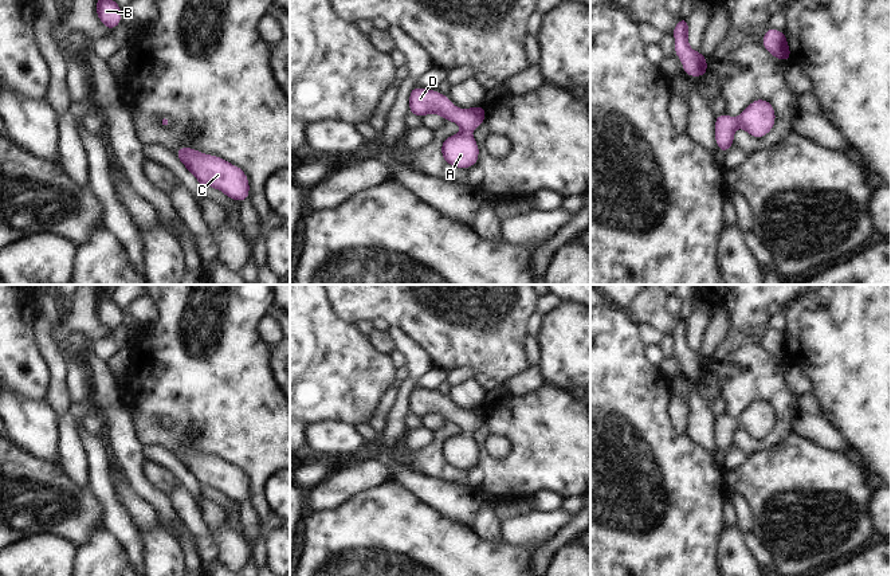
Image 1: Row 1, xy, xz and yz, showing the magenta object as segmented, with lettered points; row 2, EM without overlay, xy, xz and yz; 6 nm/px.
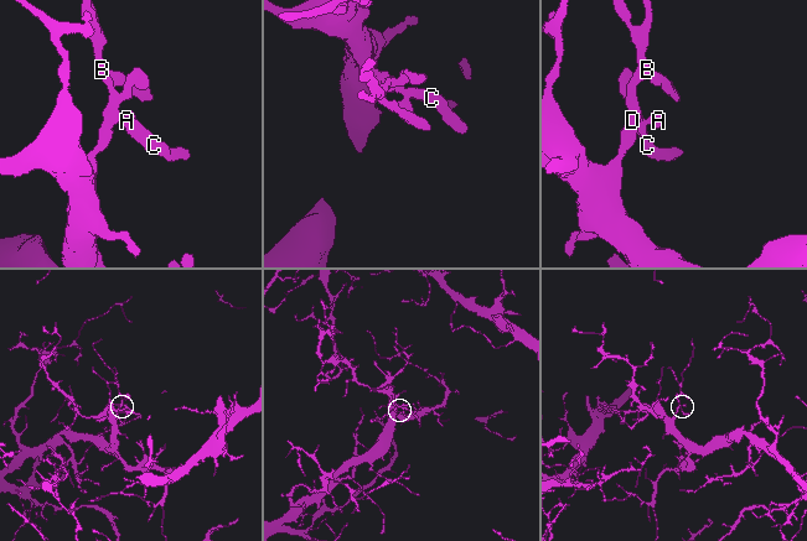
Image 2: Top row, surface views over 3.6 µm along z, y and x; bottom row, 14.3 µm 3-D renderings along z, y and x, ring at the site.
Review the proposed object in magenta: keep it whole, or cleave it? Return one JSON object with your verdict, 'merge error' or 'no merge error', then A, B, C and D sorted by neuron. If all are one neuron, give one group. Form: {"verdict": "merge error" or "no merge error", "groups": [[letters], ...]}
{"verdict": "no merge error", "groups": [["A", "B", "C", "D"]]}

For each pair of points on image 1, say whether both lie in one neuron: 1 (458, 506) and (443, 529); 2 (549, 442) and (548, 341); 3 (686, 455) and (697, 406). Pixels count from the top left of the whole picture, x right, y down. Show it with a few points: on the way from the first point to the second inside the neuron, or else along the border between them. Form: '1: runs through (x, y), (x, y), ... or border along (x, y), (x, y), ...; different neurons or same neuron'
1: border along (422, 504), (468, 526); different neurons
2: border along (544, 381), (566, 391); different neurons
3: border along (686, 433), (713, 458); different neurons

